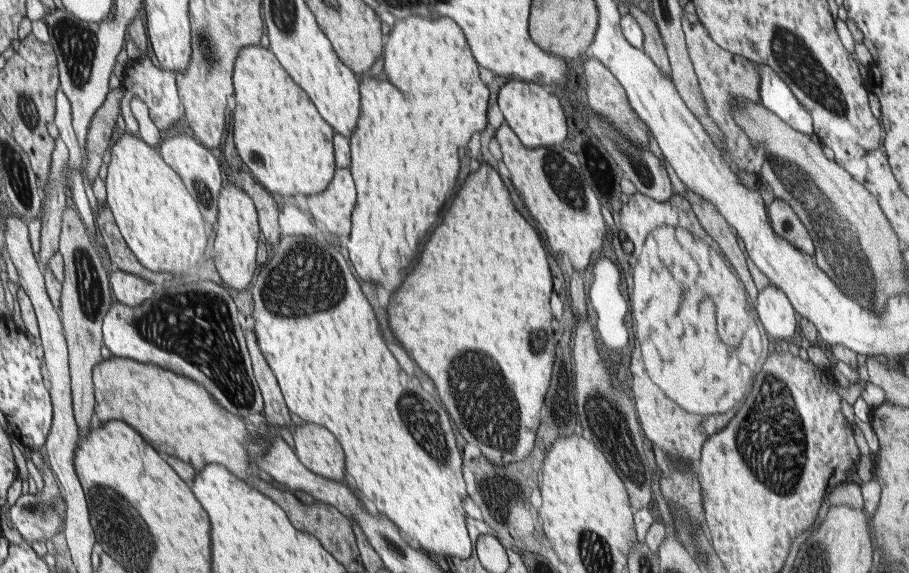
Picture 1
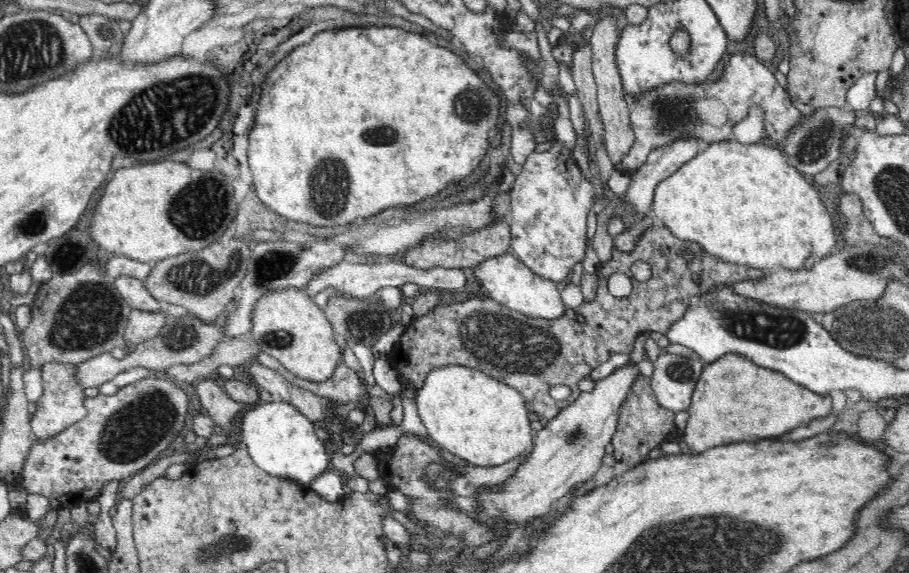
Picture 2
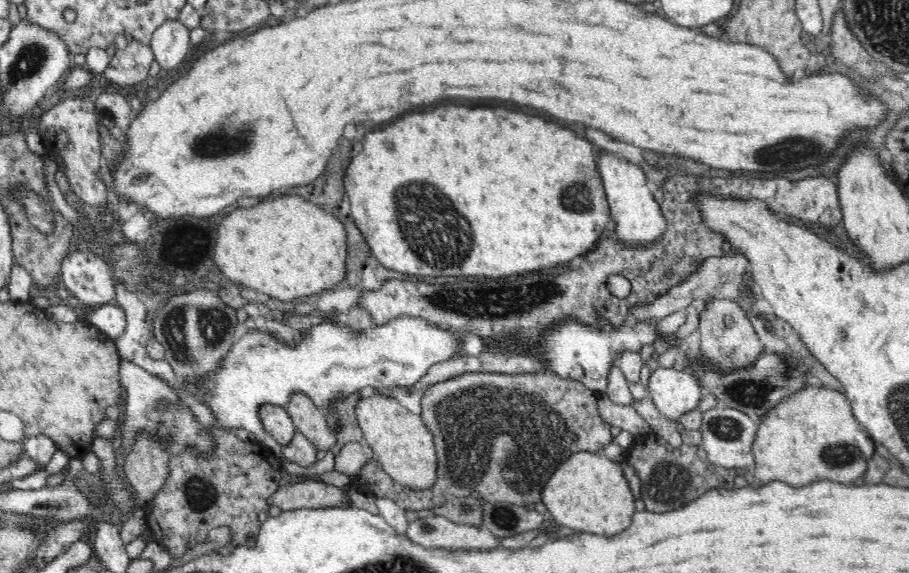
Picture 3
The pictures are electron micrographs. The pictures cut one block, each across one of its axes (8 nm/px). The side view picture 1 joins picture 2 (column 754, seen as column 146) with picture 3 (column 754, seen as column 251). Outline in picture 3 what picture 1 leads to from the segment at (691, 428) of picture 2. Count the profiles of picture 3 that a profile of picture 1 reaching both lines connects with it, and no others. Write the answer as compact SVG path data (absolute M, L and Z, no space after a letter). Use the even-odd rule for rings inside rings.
M806 384L806 388L788 394L774 410L758 420L758 432L754 438L752 454L756 458L754 472L758 484L784 482L788 486L800 488L810 486L818 480L828 482L856 482L868 470L868 460L876 454L876 442L866 434L866 430L856 422L850 400L842 392L836 392L826 386Z

